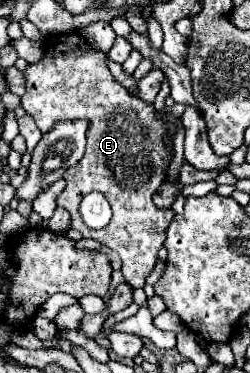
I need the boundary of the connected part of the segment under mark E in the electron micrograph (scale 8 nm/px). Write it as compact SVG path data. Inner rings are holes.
M58 35L58 37L50 37L52 41L46 39L48 41L46 43L46 57L36 65L26 67L26 71L24 71L26 93L20 99L20 103L26 109L26 113L30 113L34 117L34 121L42 133L50 131L52 125L60 119L86 119L88 121L88 133L86 133L88 143L86 143L84 159L80 159L74 167L70 167L66 171L66 175L64 175L66 189L58 195L56 205L64 207L72 215L72 229L80 231L84 237L96 239L98 243L114 249L120 255L124 279L132 287L144 287L146 277L154 271L156 255L166 241L166 229L175 216L171 209L158 209L152 198L166 178L164 172L166 169L166 149L162 149L162 137L164 137L162 121L158 121L156 109L152 105L138 101L136 95L132 95L126 87L122 87L110 75L110 71L106 67L108 57L104 53L92 49L88 43L84 43L84 39L80 35ZM90 191L100 191L108 199L108 203L114 211L114 217L106 229L94 231L94 229L86 227L80 213L78 213L78 205L80 205L82 197L88 195Z

